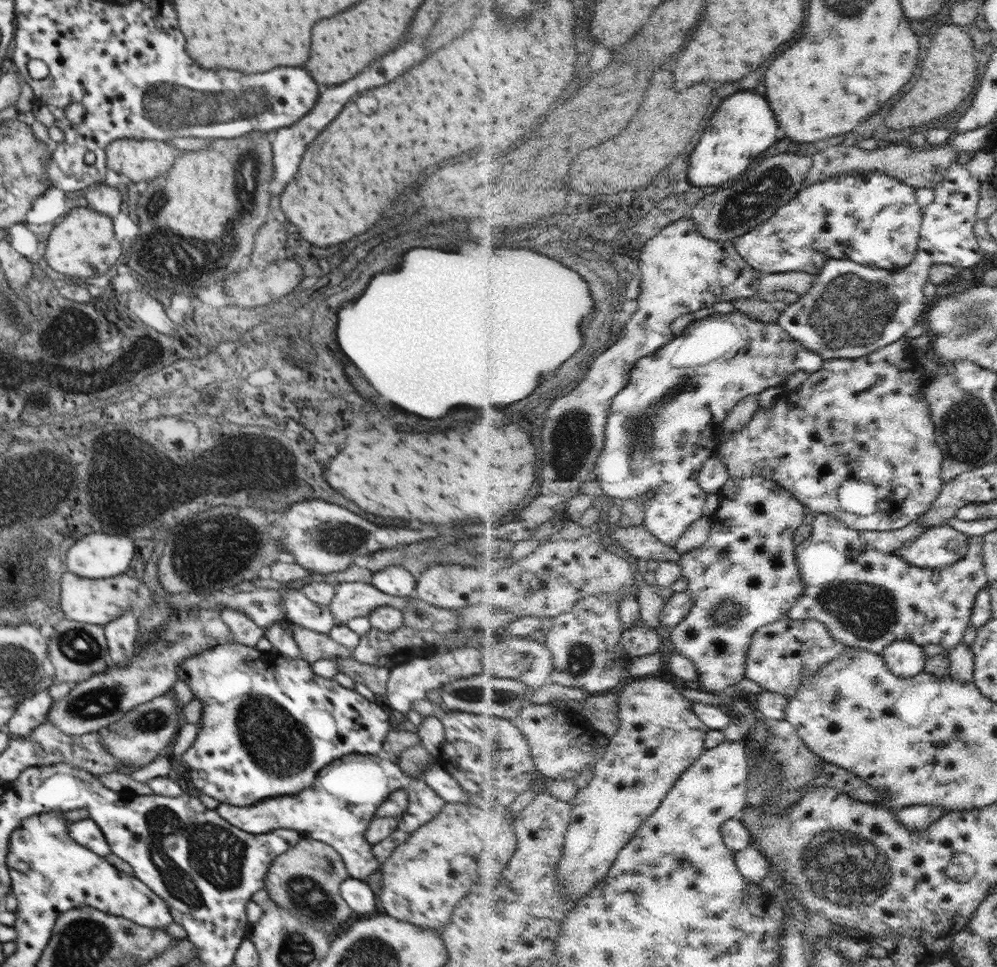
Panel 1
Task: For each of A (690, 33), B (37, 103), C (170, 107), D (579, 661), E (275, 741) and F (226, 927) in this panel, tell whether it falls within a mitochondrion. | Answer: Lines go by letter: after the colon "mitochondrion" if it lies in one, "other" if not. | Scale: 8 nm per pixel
A: other
B: other
C: mitochondrion
D: mitochondrion
E: mitochondrion
F: other

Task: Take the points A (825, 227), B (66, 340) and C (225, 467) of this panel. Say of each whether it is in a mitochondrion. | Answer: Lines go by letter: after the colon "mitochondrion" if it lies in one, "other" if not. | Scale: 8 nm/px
A: other
B: mitochondrion
C: mitochondrion

